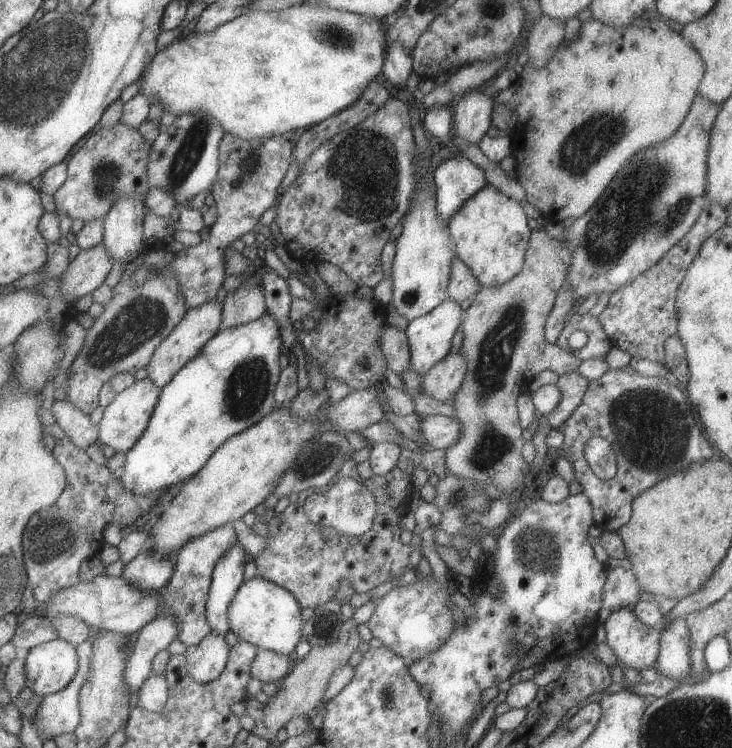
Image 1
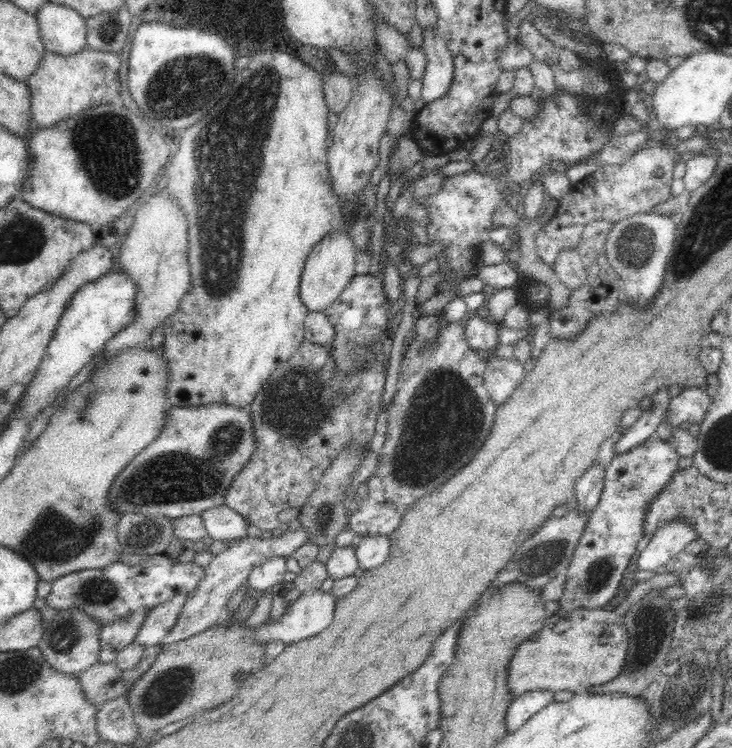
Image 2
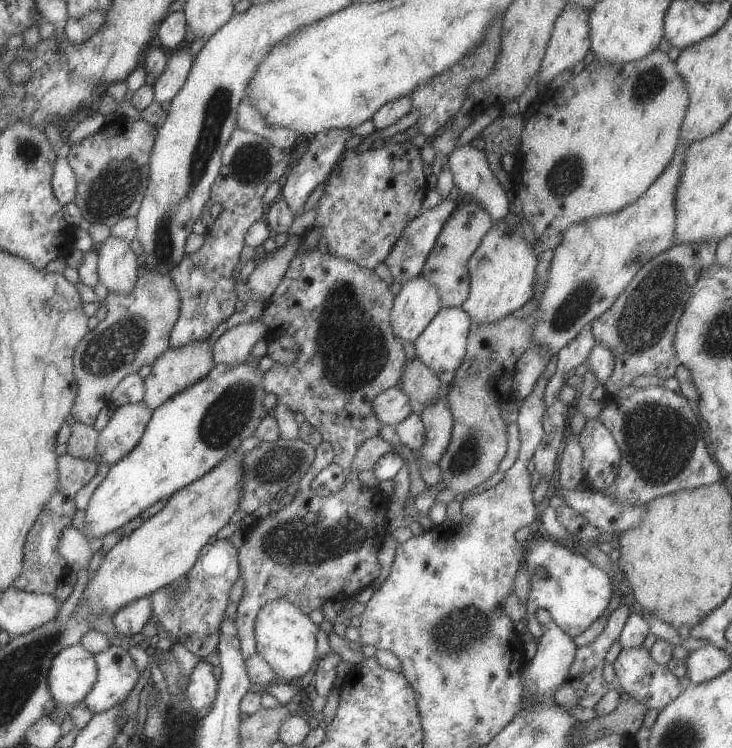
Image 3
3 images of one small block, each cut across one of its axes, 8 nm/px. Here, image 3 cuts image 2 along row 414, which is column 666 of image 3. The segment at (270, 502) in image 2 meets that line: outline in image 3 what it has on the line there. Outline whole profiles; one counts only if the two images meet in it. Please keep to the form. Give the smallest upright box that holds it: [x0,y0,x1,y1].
[590,244,716,394]

